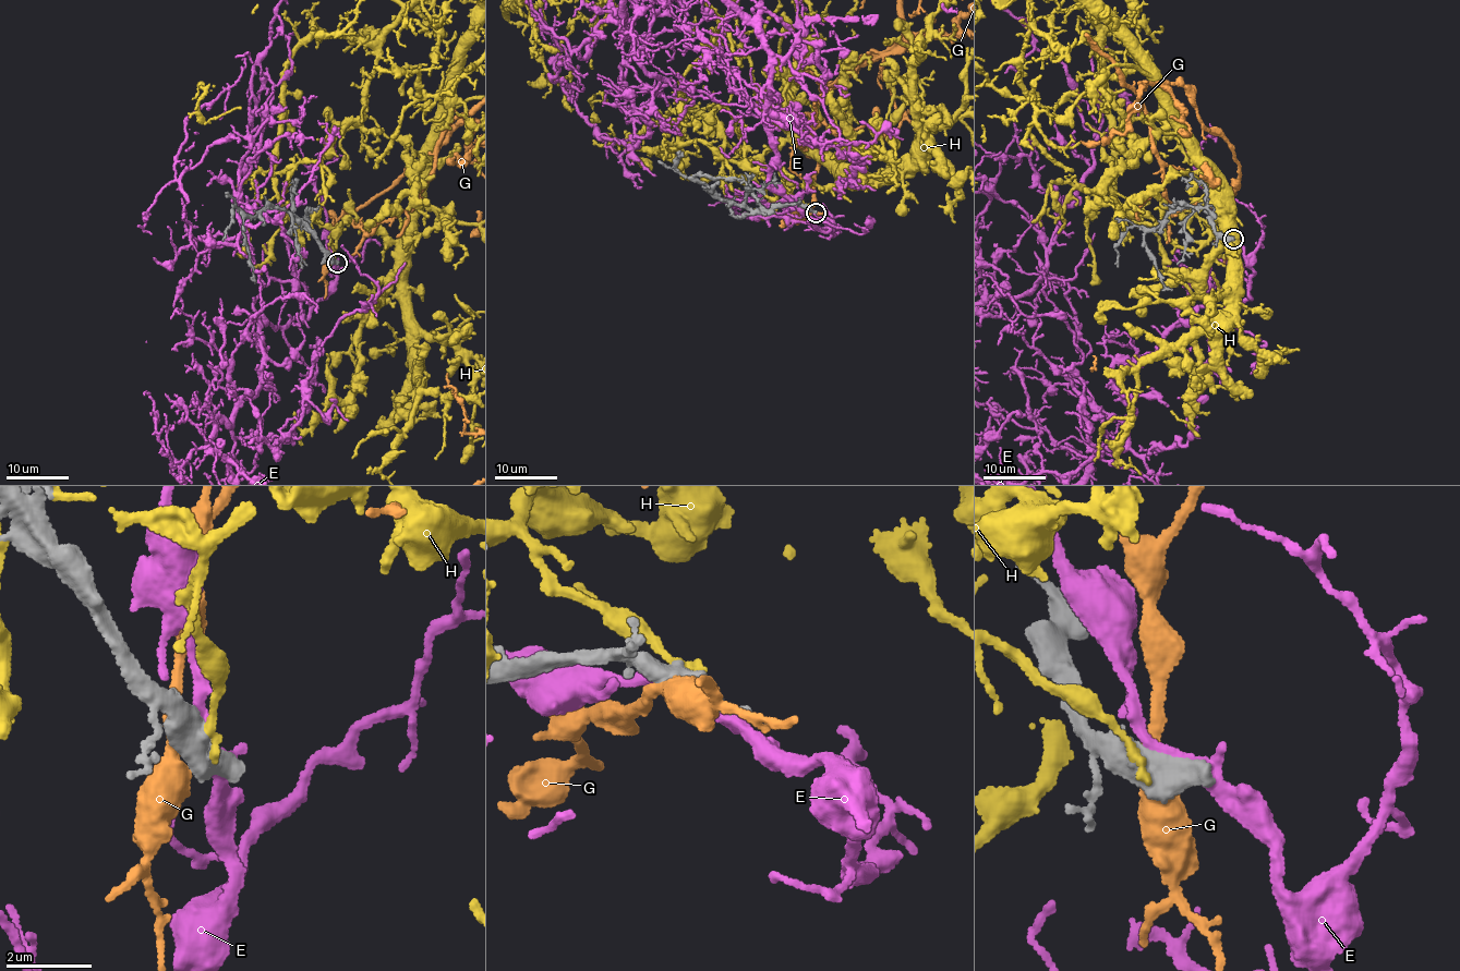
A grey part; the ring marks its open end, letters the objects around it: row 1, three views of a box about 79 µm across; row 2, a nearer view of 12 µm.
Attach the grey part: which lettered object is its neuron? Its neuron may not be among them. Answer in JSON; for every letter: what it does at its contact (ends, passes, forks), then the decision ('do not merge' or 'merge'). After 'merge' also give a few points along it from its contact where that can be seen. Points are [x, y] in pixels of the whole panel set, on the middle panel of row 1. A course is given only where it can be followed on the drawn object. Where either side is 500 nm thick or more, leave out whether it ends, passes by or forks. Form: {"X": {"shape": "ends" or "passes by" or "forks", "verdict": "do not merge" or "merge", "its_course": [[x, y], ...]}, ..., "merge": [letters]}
{"E": {"verdict": "do not merge"}, "G": {"verdict": "do not merge"}, "H": {"shape": "ends", "verdict": "do not merge"}, "merge": []}

